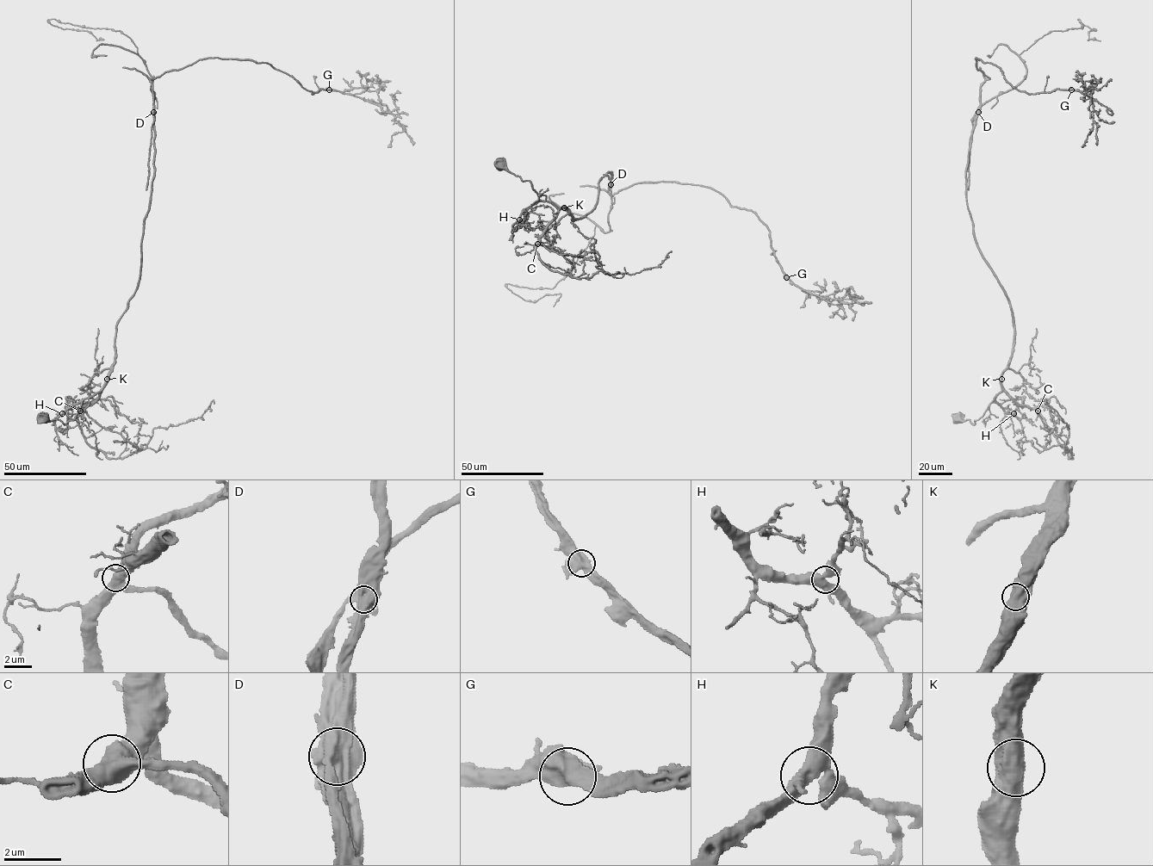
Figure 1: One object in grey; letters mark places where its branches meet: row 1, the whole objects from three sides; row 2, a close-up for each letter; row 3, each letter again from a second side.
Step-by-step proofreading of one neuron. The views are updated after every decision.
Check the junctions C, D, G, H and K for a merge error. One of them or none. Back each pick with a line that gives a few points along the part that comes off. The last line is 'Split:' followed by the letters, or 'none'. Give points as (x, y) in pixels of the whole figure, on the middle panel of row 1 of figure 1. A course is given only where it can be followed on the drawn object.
D: foreign part runs (610, 184), (610, 230), (596, 225), (572, 270), (552, 288), (505, 285), (532, 301), (561, 293), (554, 306)
Split: D

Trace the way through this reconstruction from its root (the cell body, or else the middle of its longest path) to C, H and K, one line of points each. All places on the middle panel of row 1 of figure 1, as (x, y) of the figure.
C: (499, 164), (523, 181), (529, 181), (538, 198), (550, 202), (558, 209), (557, 214), (537, 244)
H: (499, 164), (523, 181), (529, 181), (537, 193), (538, 199), (522, 212), (519, 219)
K: (499, 164), (523, 181), (529, 181), (540, 200), (564, 207)

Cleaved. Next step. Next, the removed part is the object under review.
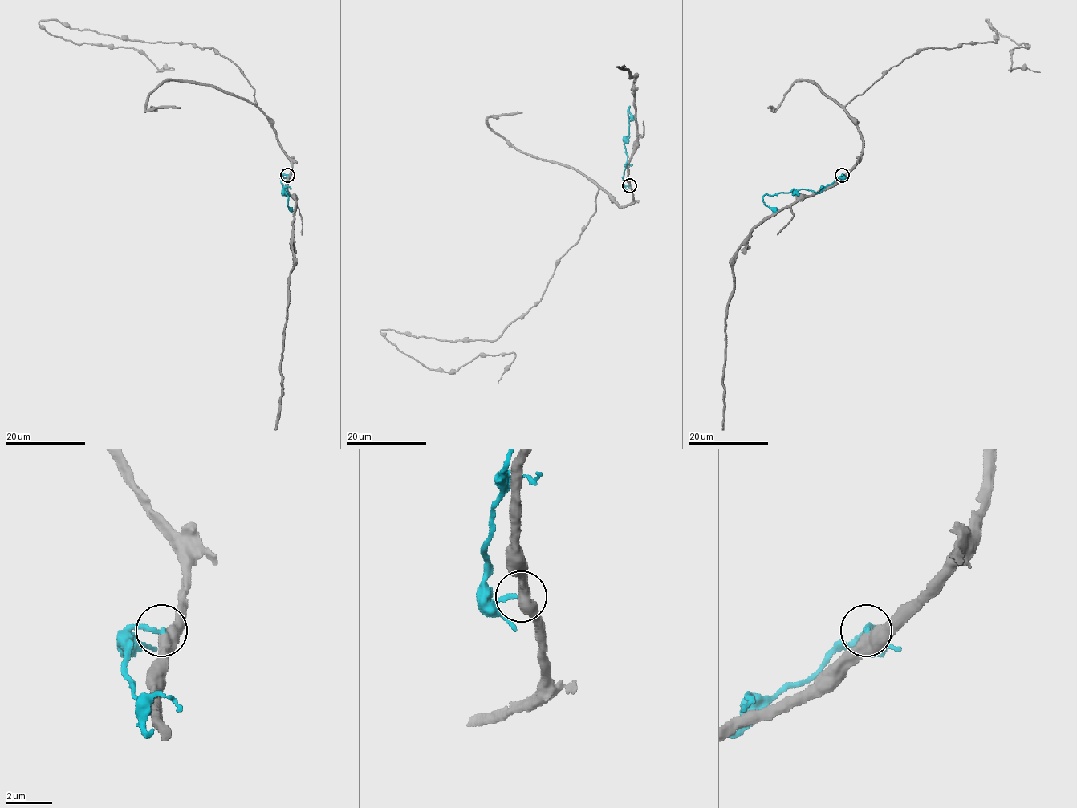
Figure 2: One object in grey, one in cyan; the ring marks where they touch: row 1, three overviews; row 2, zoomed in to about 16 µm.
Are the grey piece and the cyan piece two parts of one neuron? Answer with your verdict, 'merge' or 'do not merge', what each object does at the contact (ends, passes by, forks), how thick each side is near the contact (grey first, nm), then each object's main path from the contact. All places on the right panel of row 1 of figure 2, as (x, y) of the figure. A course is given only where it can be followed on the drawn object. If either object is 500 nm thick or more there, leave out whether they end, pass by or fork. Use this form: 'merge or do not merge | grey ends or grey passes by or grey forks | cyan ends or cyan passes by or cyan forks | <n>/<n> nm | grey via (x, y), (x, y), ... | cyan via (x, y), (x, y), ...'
do not merge | grey passes by | cyan ends | 480/200 nm | grey via (841, 176), (862, 147), (845, 106), (922, 48), (997, 42), (987, 19), (1028, 46), (1009, 71), (1040, 72) | cyan via (841, 175), (818, 192), (794, 189), (772, 196), (765, 194), (763, 201), (777, 210)

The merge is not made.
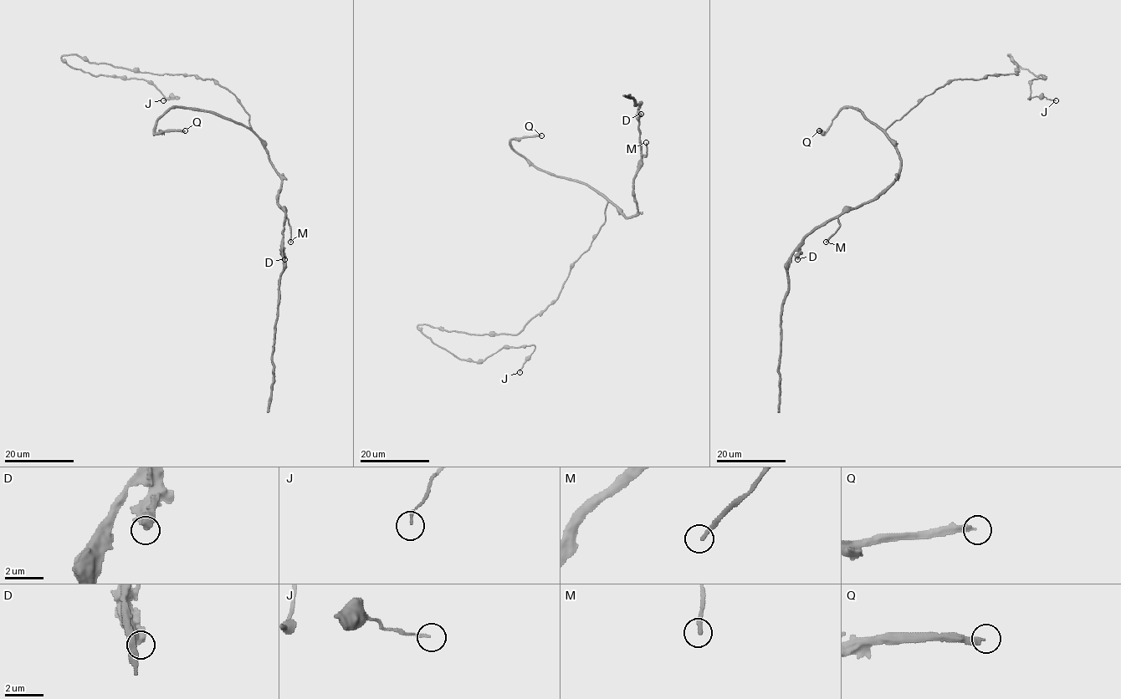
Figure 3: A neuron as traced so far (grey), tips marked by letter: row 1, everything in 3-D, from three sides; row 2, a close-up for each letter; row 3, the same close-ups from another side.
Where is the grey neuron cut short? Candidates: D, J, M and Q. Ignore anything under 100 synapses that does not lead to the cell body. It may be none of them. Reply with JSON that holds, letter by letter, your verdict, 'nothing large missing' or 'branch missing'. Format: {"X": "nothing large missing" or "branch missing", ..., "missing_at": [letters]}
{"D": "nothing large missing", "J": "nothing large missing", "M": "nothing large missing", "Q": "branch missing", "missing_at": ["Q"]}

